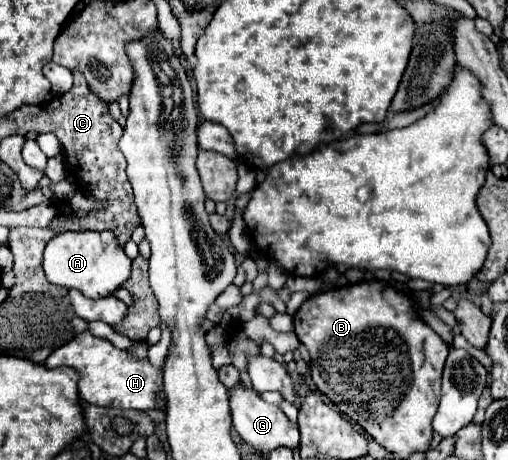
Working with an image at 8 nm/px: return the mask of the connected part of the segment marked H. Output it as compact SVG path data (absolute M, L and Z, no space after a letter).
M91 331L79 333L75 339L53 351L47 361L47 367L73 367L79 371L79 395L83 401L91 405L101 405L101 407L121 407L121 409L143 409L143 411L153 411L159 409L157 397L161 395L165 401L163 393L163 365L155 367L151 365L149 359L137 359L129 351L117 349L111 341L95 337Z

